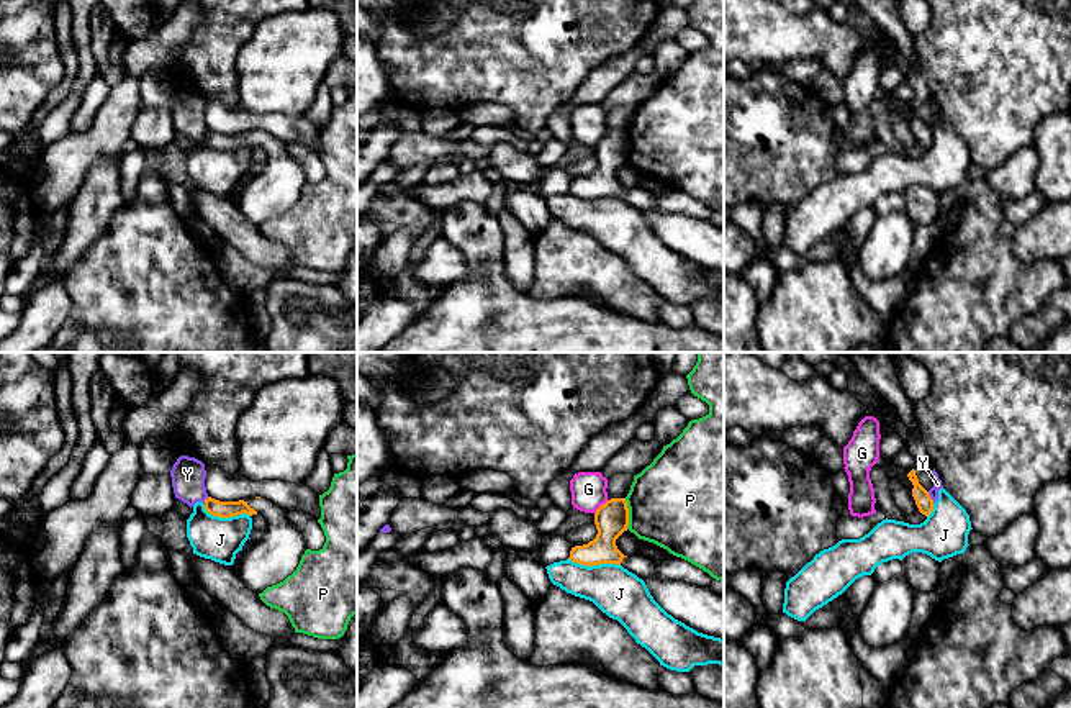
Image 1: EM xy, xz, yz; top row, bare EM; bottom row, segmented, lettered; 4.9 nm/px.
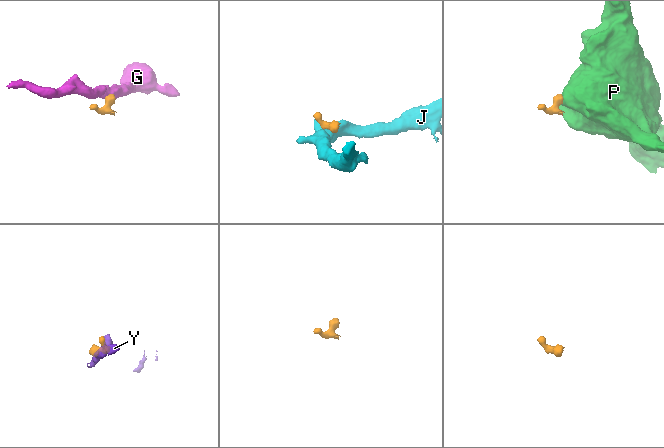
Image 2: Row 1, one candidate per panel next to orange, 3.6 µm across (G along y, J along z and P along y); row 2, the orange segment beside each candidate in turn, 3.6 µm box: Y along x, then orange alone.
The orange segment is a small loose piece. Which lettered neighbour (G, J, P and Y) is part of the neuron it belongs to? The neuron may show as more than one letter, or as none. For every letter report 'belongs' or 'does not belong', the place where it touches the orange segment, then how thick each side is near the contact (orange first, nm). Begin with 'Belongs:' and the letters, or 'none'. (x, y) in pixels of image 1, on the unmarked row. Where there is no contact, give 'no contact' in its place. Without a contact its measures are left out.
Belongs: none
G: does not belong; meets orange in xz at (600, 140); 170 nm thick on the orange side, 180 nm on the other
J: does not belong; meets orange in xz at (595, 197); 170 nm thick on the orange side, 240 nm on the other
P: does not belong; meets orange in xz at (628, 146); 170 nm thick on the orange side, 460 nm on the other
Y: does not belong; meets orange in yz at (929, 130); 80 nm thick on the orange side, 50 nm on the other

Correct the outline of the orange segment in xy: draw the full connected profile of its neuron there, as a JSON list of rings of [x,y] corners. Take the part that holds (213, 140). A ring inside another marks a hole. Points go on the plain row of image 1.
[[[208,129],[205,143],[219,151],[242,146],[251,149],[259,146],[265,151],[265,167],[242,187],[236,198],[239,211],[254,226],[262,226],[267,220],[283,215],[296,203],[306,184],[306,175],[298,161],[288,152],[287,143],[260,129],[247,134],[219,134]]]

